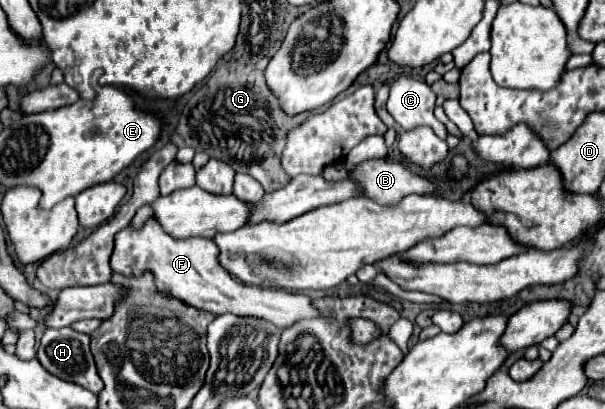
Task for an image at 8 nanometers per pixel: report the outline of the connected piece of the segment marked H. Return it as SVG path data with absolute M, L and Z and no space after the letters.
M62 327L62 329L46 329L44 331L44 337L40 341L40 347L38 347L38 361L42 363L42 367L46 371L50 371L52 375L64 379L64 381L70 381L70 383L76 383L92 393L100 393L104 383L96 371L96 365L94 365L94 357L90 353L90 337L84 335L84 333L76 333L74 329L70 327Z

